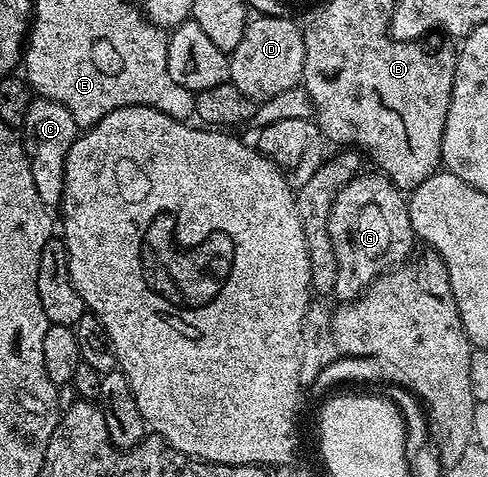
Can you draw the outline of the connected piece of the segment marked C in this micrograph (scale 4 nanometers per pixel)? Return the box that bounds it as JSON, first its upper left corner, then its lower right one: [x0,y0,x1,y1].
[21,98,77,209]

